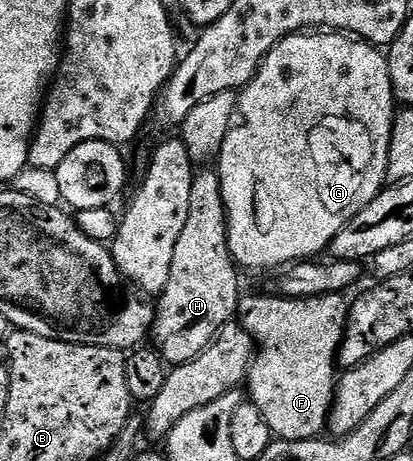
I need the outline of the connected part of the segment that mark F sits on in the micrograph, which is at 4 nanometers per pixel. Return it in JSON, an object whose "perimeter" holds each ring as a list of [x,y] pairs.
{"perimeter":[[[274,293],[274,295],[246,294],[237,305],[236,318],[255,344],[255,354],[250,362],[247,376],[247,387],[249,385],[248,398],[257,406],[259,413],[263,413],[267,425],[273,430],[273,434],[278,440],[303,441],[304,439],[315,439],[326,430],[329,421],[329,410],[333,404],[333,392],[337,390],[339,382],[337,350],[341,347],[341,339],[345,336],[345,320],[349,317],[350,300],[345,298],[346,296],[341,293],[335,295],[316,295],[310,299],[287,299],[277,293]]]}

